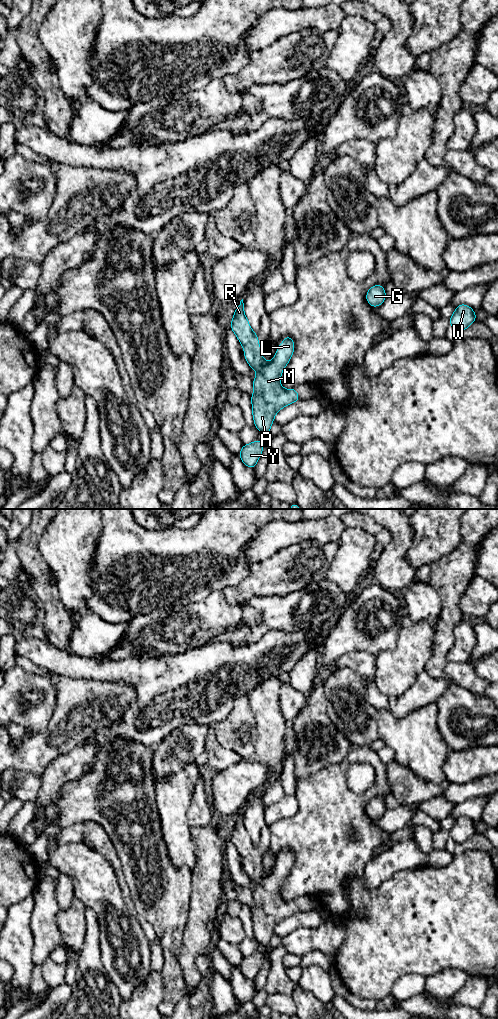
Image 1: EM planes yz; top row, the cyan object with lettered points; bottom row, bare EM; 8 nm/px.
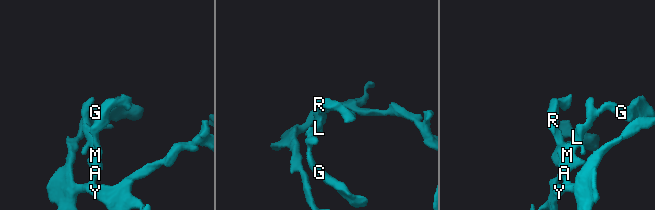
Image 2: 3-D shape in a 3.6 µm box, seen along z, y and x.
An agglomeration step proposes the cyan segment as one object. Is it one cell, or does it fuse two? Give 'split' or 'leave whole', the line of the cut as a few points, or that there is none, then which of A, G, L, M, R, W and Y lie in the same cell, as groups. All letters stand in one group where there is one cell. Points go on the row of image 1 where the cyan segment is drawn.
leave whole; no cut; A G L M R W Y

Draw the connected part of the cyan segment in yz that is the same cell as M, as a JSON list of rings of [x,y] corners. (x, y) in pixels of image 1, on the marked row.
[[[243,299],[235,308],[230,328],[243,346],[244,356],[249,366],[258,372],[253,379],[252,415],[255,427],[270,441],[269,431],[276,413],[300,399],[295,388],[285,390],[279,382],[283,369],[294,353],[294,341],[290,336],[285,336],[273,360],[265,362],[257,333],[252,331],[244,314]]]

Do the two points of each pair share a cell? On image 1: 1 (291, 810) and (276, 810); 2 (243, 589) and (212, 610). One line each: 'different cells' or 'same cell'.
1: same cell
2: different cells

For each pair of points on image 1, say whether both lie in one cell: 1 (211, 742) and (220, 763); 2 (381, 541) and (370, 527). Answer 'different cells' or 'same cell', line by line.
1: same cell
2: same cell

